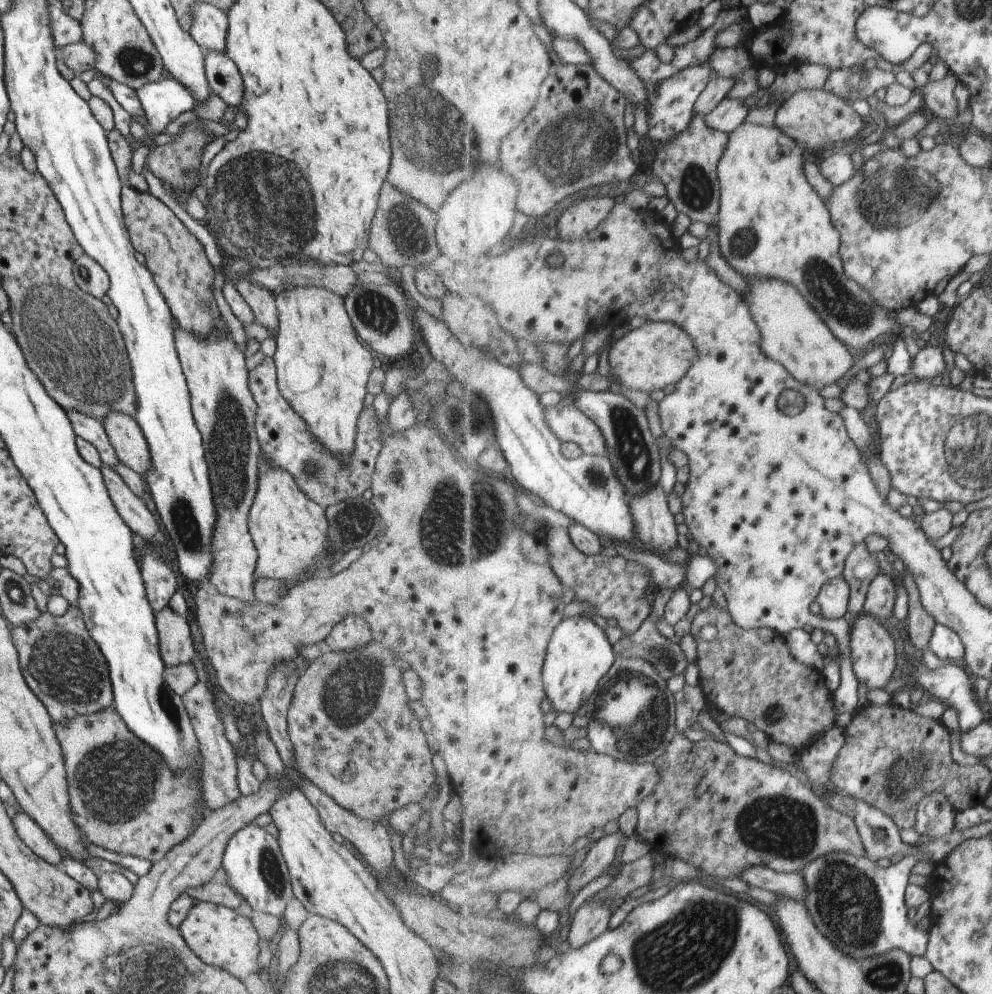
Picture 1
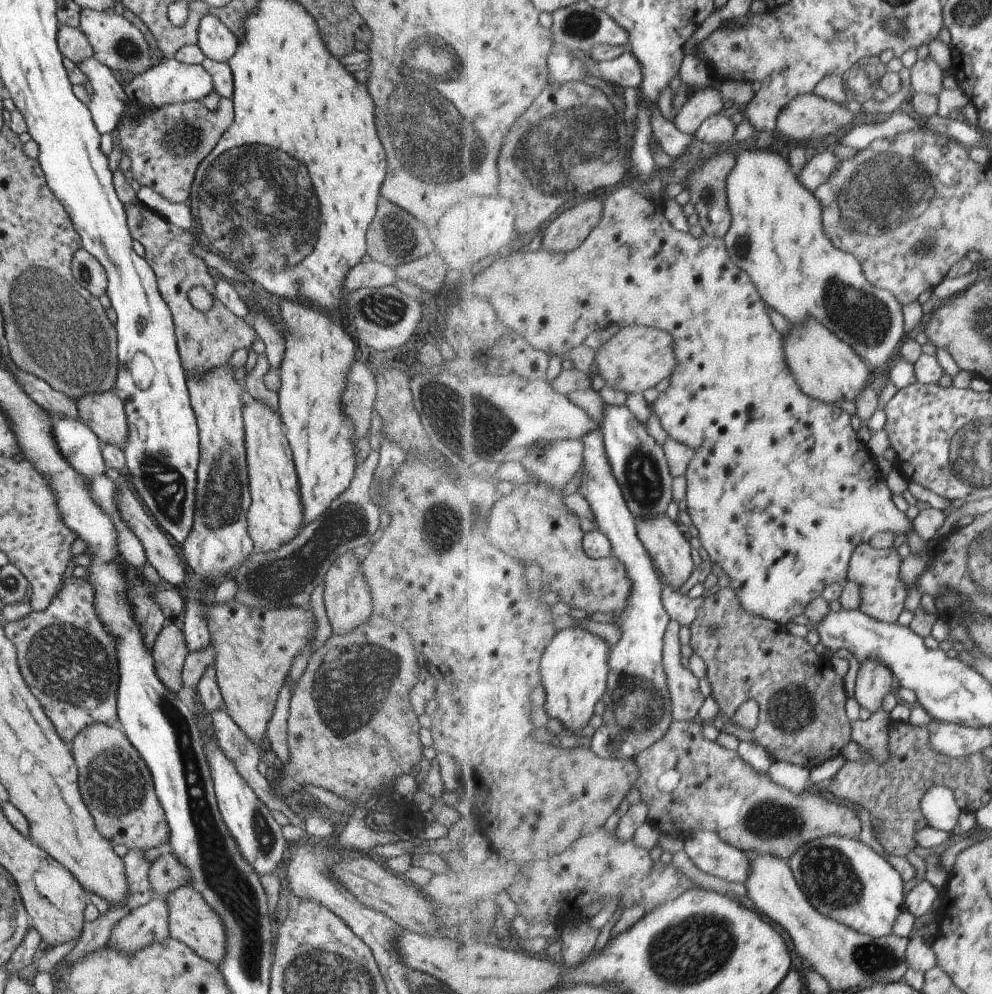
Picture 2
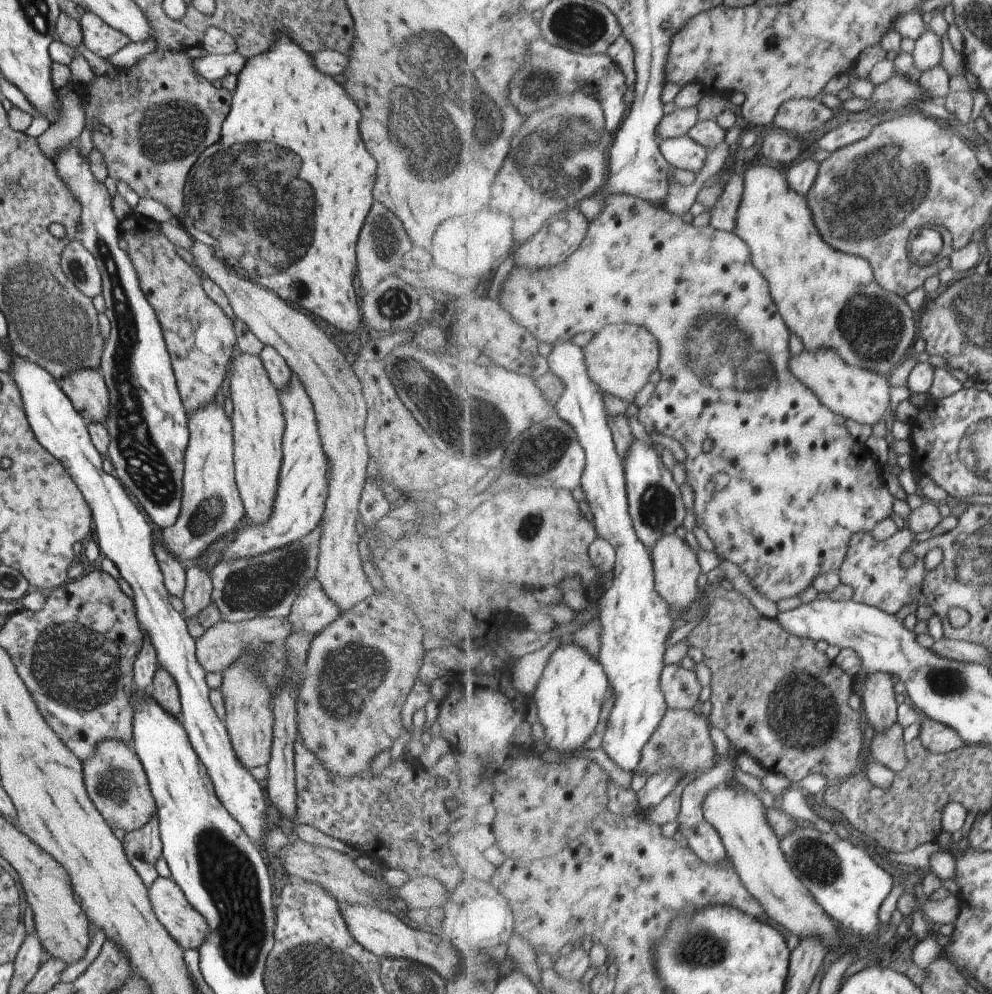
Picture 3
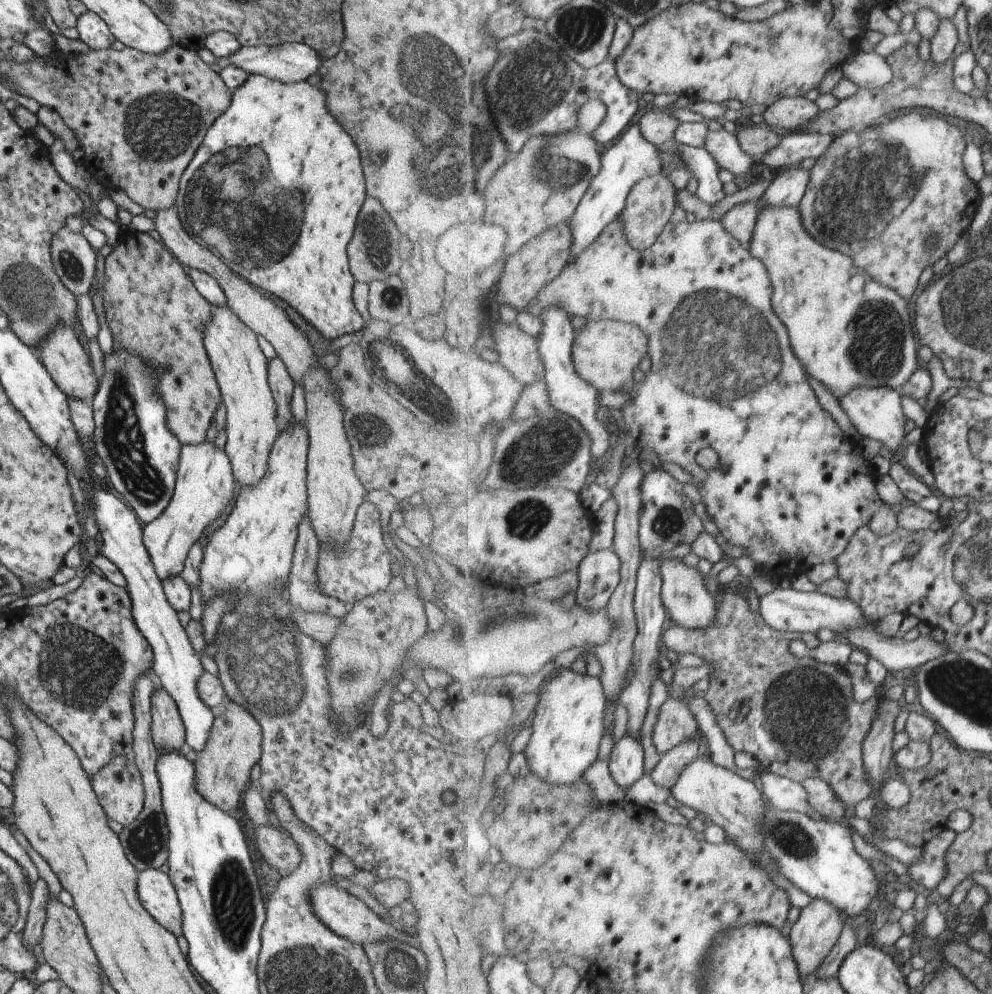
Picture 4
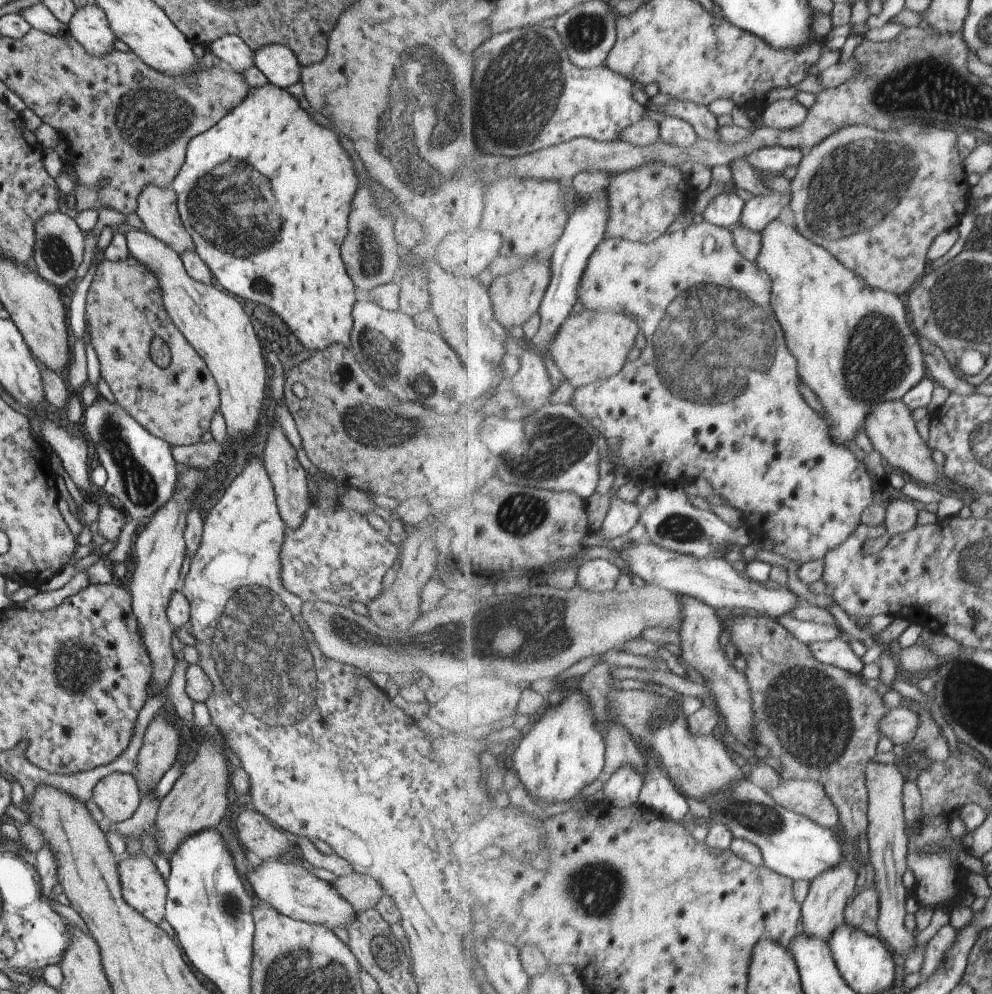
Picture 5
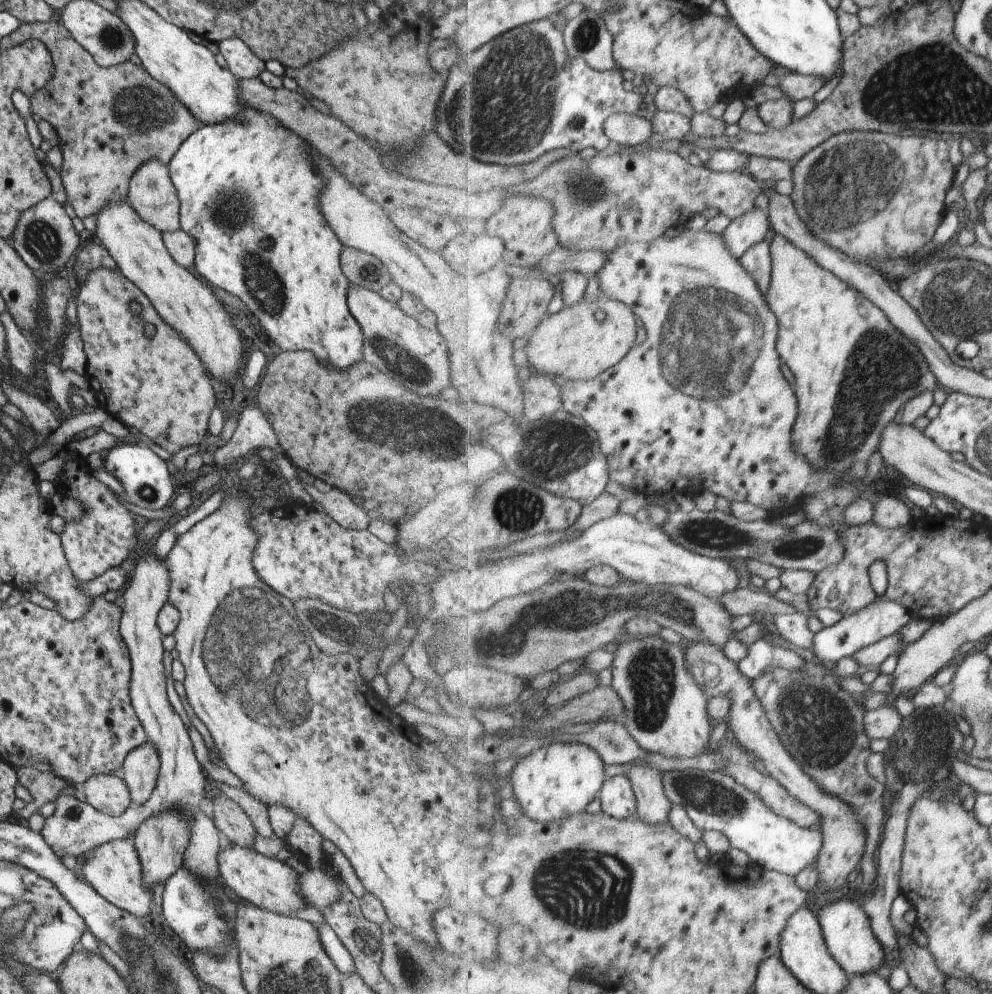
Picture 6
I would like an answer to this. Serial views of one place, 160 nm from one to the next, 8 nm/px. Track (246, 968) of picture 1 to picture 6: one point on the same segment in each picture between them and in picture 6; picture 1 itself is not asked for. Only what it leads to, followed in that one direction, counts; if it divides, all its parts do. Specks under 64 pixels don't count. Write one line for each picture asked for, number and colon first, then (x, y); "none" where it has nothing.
2: (191, 921)
3: (188, 928)
4: (156, 893)
5: (141, 887)
6: (112, 869)

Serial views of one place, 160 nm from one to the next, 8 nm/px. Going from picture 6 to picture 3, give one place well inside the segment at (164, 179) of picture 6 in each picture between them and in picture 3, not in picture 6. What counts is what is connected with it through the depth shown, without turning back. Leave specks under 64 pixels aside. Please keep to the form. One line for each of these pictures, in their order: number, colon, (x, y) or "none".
3: (340, 409)
4: (334, 492)
5: (156, 205)

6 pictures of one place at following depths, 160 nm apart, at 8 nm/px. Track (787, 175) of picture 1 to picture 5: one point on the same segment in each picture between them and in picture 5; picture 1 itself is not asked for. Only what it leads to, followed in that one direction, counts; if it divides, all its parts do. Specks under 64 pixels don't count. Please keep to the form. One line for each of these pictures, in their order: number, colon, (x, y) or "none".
2: (777, 236)
3: (828, 298)
4: (849, 331)
5: (855, 345)

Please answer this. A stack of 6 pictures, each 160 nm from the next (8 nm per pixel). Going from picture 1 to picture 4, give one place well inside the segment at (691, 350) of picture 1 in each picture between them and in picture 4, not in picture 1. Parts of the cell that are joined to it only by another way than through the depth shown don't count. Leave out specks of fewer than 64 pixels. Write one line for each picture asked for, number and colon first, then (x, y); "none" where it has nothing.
2: (638, 357)
3: (621, 358)
4: (606, 353)

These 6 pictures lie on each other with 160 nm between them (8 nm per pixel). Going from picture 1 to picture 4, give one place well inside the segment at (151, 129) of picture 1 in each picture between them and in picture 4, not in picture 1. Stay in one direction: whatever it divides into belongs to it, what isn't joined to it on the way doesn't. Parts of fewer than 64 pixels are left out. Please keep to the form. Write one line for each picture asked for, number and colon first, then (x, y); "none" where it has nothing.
2: (168, 82)
3: (210, 67)
4: (291, 62)

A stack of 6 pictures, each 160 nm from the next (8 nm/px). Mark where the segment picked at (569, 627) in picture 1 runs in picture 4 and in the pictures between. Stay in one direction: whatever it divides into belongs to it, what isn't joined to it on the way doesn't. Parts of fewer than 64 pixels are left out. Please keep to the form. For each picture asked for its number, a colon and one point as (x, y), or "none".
2: (575, 667)
3: (570, 693)
4: (567, 724)

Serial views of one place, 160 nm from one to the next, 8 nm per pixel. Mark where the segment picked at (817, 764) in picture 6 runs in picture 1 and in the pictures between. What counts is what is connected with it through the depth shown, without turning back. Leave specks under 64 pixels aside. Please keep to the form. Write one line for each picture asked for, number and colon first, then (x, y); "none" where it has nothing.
1: (752, 674)
2: (802, 699)
3: (774, 695)
4: (769, 703)
5: (821, 722)

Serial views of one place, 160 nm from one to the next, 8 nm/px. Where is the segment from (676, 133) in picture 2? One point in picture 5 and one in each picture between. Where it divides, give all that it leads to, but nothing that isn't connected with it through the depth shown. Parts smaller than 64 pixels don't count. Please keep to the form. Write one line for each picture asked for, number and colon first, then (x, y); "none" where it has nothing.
3: (683, 152)
4: (699, 161)
5: (725, 211)

